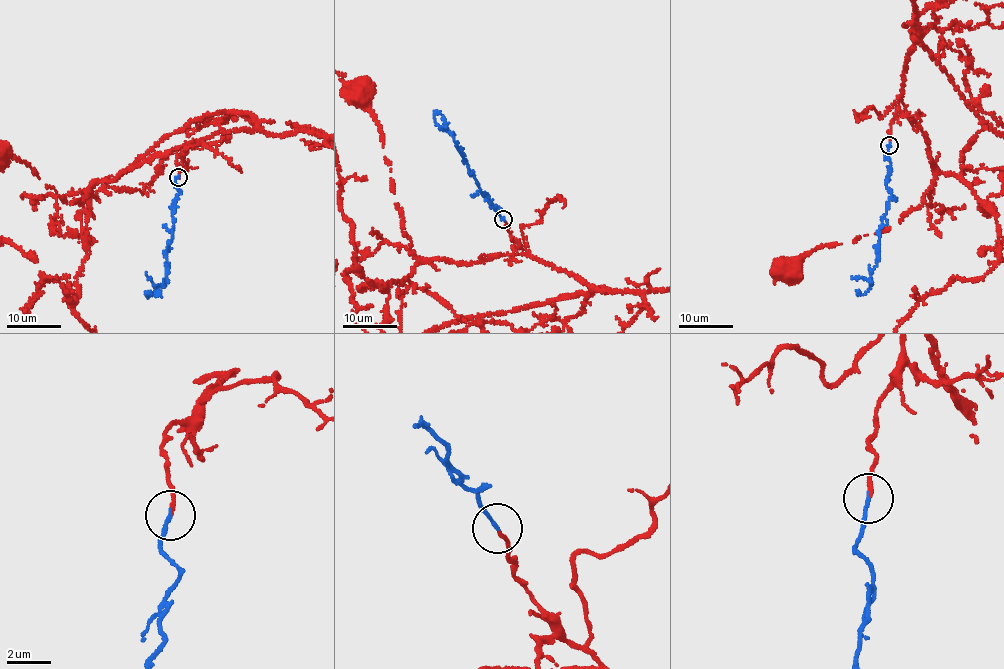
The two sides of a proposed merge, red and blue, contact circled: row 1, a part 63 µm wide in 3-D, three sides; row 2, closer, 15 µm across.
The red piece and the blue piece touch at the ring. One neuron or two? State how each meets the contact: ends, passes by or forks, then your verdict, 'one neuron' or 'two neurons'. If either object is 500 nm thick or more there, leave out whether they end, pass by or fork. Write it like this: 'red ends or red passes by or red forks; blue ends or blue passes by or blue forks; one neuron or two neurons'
red ends; blue ends; one neuron

